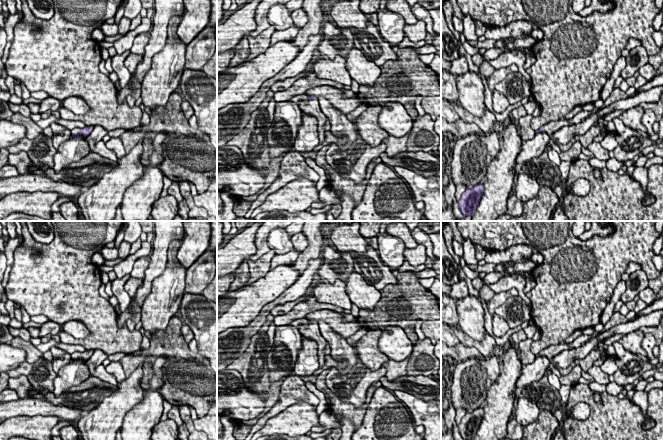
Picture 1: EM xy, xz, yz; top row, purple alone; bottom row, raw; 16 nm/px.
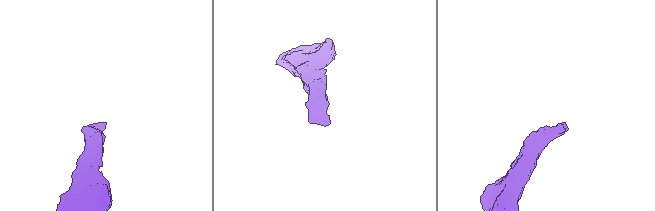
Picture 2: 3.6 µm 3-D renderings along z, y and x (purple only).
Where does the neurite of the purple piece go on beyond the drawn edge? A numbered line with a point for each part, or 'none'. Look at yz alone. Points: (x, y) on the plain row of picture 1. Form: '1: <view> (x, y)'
1: yz (553, 350)

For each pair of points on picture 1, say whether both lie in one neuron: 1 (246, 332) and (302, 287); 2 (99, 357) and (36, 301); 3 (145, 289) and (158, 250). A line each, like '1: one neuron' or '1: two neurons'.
1: one neuron
2: two neurons
3: one neuron

